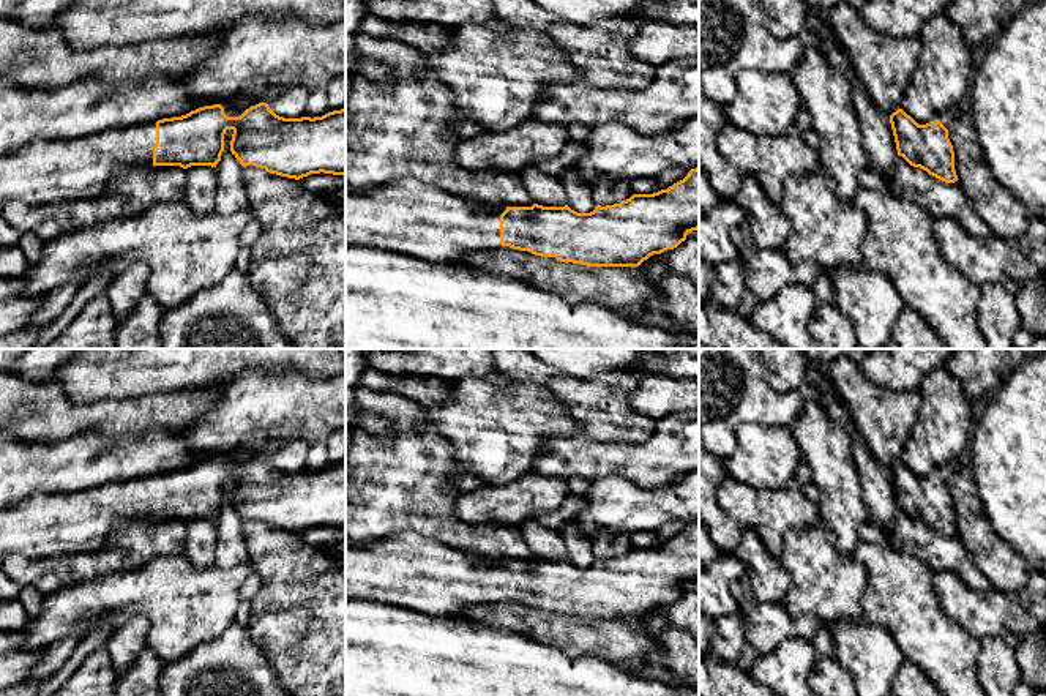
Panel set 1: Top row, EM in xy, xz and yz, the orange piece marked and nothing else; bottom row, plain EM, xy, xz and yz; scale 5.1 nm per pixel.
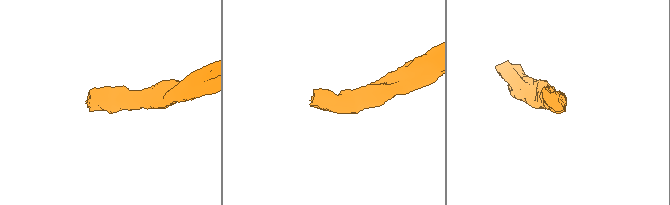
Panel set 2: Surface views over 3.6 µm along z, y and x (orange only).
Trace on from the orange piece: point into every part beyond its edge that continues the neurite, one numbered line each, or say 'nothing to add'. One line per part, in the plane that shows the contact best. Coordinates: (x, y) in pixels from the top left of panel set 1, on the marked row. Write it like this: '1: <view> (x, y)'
1: xz (415, 218)

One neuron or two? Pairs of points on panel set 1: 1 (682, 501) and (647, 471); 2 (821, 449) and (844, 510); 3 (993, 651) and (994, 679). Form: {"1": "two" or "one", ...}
{"1": "two", "2": "one", "3": "one"}

